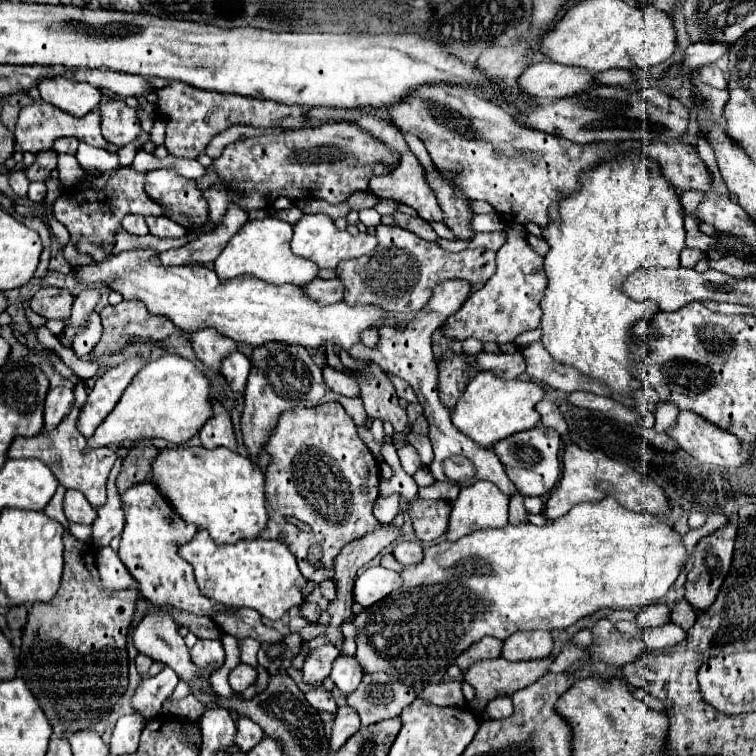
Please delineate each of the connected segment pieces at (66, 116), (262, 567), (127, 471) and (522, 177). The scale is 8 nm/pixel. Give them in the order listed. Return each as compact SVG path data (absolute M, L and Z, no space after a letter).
M32 103L28 107L24 107L20 111L18 117L18 127L14 131L14 135L18 135L18 143L16 147L22 151L30 151L30 153L42 153L42 151L52 151L54 149L54 141L60 137L74 137L82 143L94 145L94 147L104 147L104 137L100 131L100 113L98 111L90 111L82 117L74 117L66 111L60 111L54 105L48 103Z
M198 529L198 533L180 547L180 555L194 567L200 591L226 607L250 607L262 617L274 621L280 619L290 607L304 603L300 589L306 585L306 579L302 577L294 555L278 541L242 539L236 545L218 545L212 541L208 531Z
M150 439L138 441L138 445L130 449L128 457L122 461L122 469L116 479L118 493L124 493L126 489L146 481L150 477L150 467L156 455L158 455L158 449L150 443Z
M438 83L432 87L424 85L410 91L400 103L388 105L386 109L388 115L402 131L416 135L426 145L436 169L460 171L460 175L454 179L462 187L468 199L488 201L500 217L504 217L502 213L506 213L506 217L510 217L512 223L522 223L522 225L526 221L534 221L536 225L546 227L550 219L558 217L556 209L560 197L578 189L578 175L588 167L610 159L622 149L612 143L576 145L556 135L530 131L528 127L520 125L516 117L508 115L502 107L482 99L476 91L458 85L446 85L446 83Z

